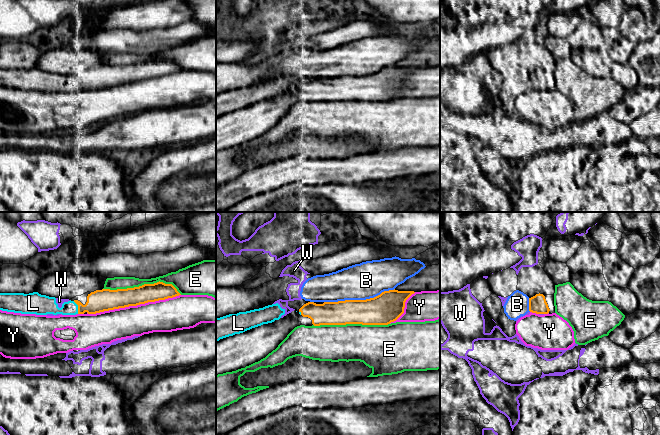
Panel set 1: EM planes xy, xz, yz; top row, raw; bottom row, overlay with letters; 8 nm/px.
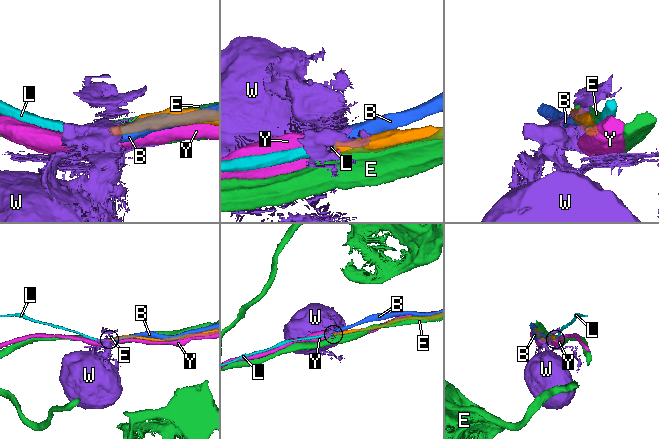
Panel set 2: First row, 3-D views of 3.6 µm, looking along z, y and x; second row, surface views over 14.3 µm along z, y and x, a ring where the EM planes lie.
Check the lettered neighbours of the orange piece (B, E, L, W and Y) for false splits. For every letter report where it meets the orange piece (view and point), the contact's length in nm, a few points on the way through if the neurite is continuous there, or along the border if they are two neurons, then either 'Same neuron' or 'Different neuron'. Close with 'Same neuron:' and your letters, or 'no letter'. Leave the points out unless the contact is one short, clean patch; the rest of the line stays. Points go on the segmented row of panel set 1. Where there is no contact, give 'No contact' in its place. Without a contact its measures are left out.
B: Touches orange at xz (359, 300). Shared border 600 nm. Different neuron
E: Touches orange at xy (142, 285). Shared border 650 nm. Different neuron
L: Touches orange at xy (78, 307). Shared border 110 nm. Path across: xy (98, 301), (91, 307), (78, 307), (55, 310), (47, 305). Same neuron
W: Touches orange at yz (541, 313). Shared border 40 nm. Boundary: yz (539, 313), (543, 314). Different neuron
Y: Touches orange at xy (133, 305). Shared border 750 nm. Different neuron
Same neuron: L

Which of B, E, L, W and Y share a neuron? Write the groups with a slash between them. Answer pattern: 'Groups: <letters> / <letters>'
Groups: B / E / L / W / Y

